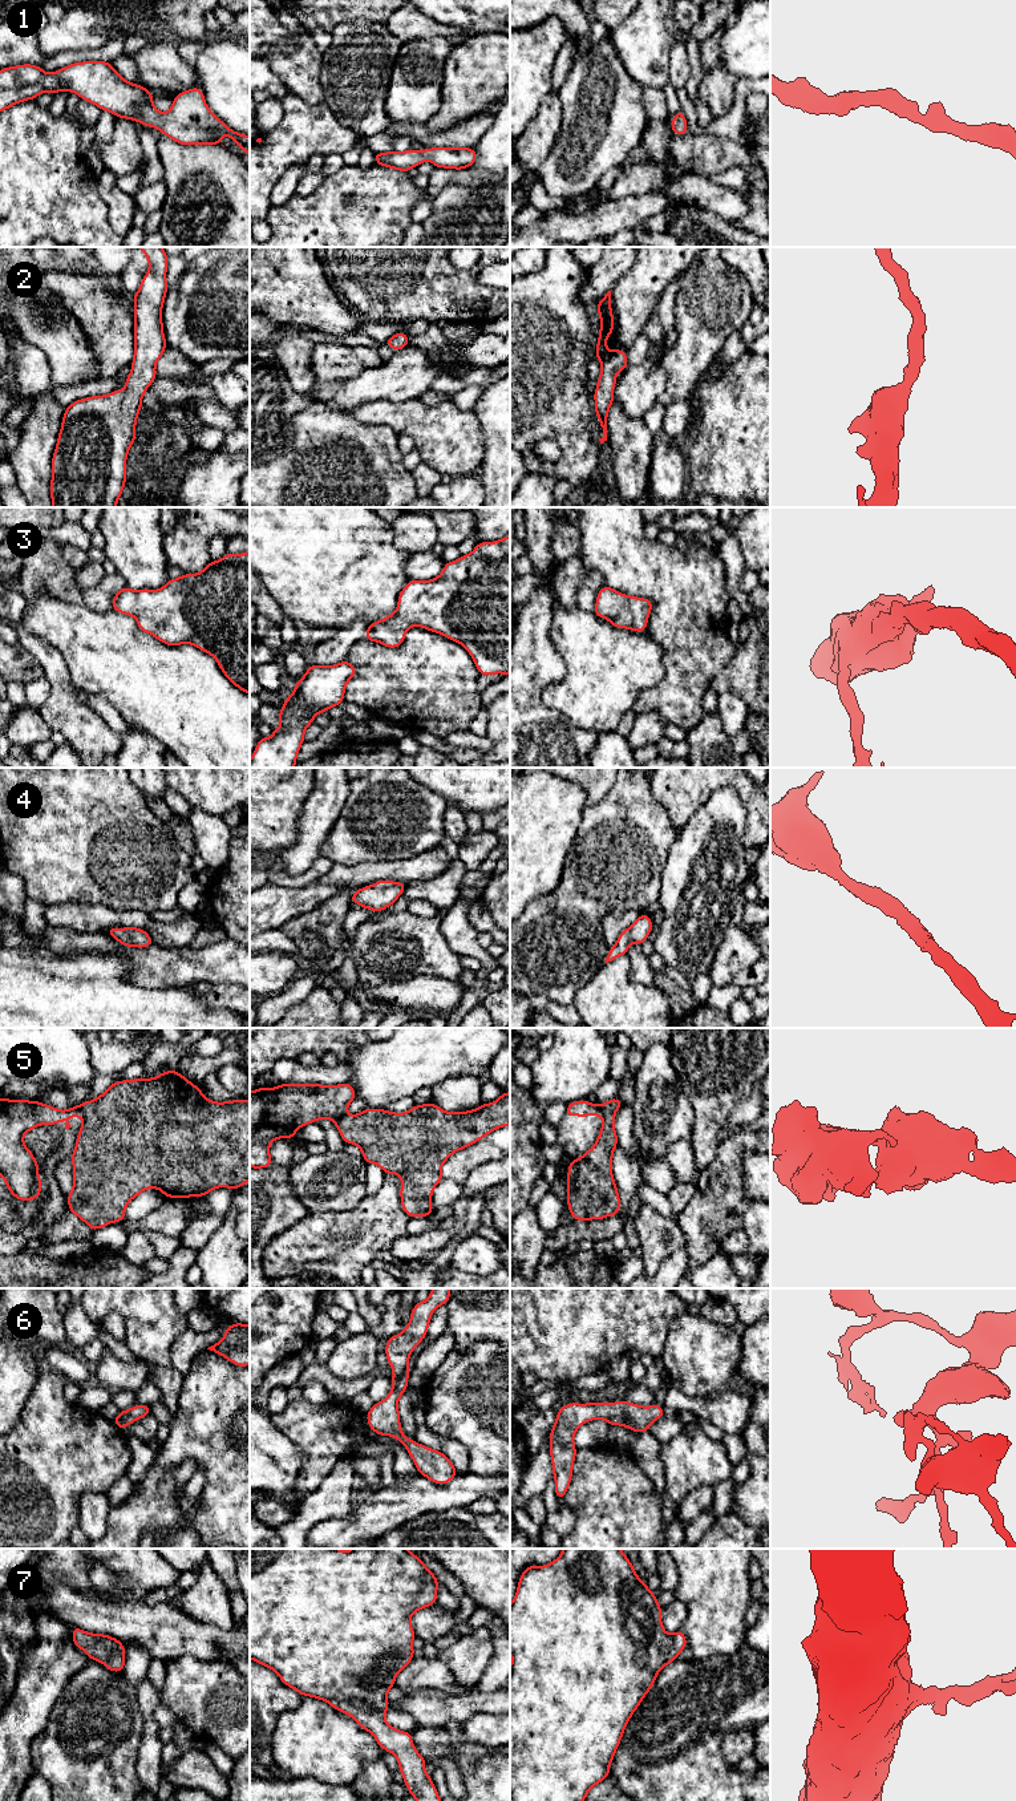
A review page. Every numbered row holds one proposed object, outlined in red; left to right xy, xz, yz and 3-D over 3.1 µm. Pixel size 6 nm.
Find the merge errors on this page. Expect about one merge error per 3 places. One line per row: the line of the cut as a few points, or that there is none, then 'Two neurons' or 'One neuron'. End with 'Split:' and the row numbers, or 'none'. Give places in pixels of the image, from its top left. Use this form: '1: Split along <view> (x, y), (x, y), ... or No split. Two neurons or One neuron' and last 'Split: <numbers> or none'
1: No split. One neuron
2: No split. One neuron
3: No split. One neuron
4: No split. One neuron
5: Split along yz (598, 1105), (603, 1116). Two neurons
6: No split. One neuron
7: No split. One neuron
Split: 5

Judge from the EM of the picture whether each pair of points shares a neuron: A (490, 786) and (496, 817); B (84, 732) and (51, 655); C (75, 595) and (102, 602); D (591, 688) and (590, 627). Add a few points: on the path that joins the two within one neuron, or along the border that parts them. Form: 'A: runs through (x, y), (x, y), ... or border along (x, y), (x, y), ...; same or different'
A: border along (496, 808), (482, 814); different
B: runs through (68, 713), (63, 708), (63, 687), (57, 674); same
C: border along (81, 590), (83, 602); different
D: runs through (591, 674), (590, 642); same

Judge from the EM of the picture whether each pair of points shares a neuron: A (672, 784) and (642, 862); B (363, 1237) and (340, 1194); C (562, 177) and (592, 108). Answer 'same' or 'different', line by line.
A: different
B: different
C: same

